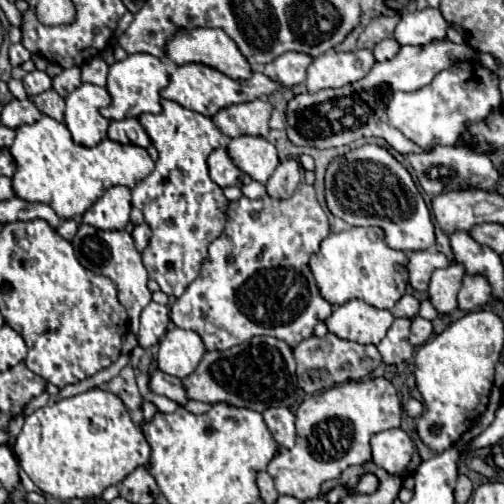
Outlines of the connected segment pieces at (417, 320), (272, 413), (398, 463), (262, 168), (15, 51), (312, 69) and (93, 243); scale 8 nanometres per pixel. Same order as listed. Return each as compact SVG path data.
M414 317L412 319L412 331L410 331L410 343L420 347L424 345L424 341L428 341L432 335L432 321L422 319L422 317Z
M272 407L262 413L270 433L278 441L280 447L292 447L296 441L296 427L294 427L294 413L286 407Z
M386 429L372 435L370 447L372 447L372 461L382 469L386 469L388 473L396 475L406 471L414 451L412 439L402 429Z
M252 135L234 137L228 143L228 155L238 169L242 169L254 181L260 183L266 183L268 177L278 167L276 147L268 143L264 137L252 137Z
M20 43L10 45L10 63L14 67L20 65L20 63L24 63L24 61L28 61L28 59L30 59L30 53L24 49L24 45L20 45Z
M356 49L350 53L338 53L328 51L312 61L308 67L306 85L308 91L320 91L320 89L336 89L350 85L358 79L362 79L374 65L374 57L366 49Z
M82 223L76 237L74 237L74 241L72 241L72 245L74 245L78 261L86 269L90 269L96 275L104 275L104 277L108 277L116 283L118 299L128 311L130 331L138 333L138 317L140 317L142 309L150 303L152 293L146 287L148 271L142 265L142 257L136 251L134 239L130 237L130 233L126 233L126 231L100 231L100 229L94 229L94 227Z

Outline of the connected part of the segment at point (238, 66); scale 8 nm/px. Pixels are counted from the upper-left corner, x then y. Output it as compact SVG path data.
M182 29L176 33L176 37L168 43L168 59L176 65L186 63L204 63L208 67L214 67L222 73L226 73L232 79L248 79L254 73L254 67L248 63L248 59L240 53L238 45L222 31L222 29Z

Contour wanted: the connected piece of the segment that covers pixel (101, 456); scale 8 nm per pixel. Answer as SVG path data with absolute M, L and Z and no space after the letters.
M90 389L28 415L14 443L14 453L20 467L46 495L90 499L100 497L104 489L122 483L136 467L146 465L152 449L114 393Z

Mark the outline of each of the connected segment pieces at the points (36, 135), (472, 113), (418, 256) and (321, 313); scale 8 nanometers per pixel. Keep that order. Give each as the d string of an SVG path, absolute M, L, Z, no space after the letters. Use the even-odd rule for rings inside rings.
M46 115L32 125L16 129L10 153L18 165L12 177L14 193L24 201L50 205L62 219L80 219L104 189L114 185L134 189L154 169L154 161L144 147L120 145L112 139L100 141L96 147L76 145L66 125Z
M468 61L468 65L454 65L438 73L424 89L404 93L398 91L388 103L388 123L398 129L406 139L422 149L434 143L452 145L464 133L464 123L484 119L492 109L500 109L500 91L494 71Z
M426 249L426 251L414 251L408 255L408 273L410 273L410 285L416 291L428 291L430 277L434 269L448 267L448 259L438 253L436 249Z
M304 181L296 187L294 195L288 197L288 199L274 199L274 197L270 197L270 195L264 195L264 197L254 199L254 201L250 201L250 199L246 199L246 197L240 197L240 199L236 199L236 201L230 201L230 203L228 203L228 209L226 209L226 225L224 225L224 231L222 231L220 237L216 237L216 239L208 245L208 257L202 261L200 275L186 287L184 295L178 297L178 299L174 299L172 305L170 305L170 319L172 319L172 323L174 323L176 327L180 327L180 329L192 329L192 331L196 331L196 333L202 337L202 341L204 341L204 345L206 345L208 351L224 351L224 349L230 349L230 347L234 347L234 345L240 345L240 343L244 343L244 341L248 341L248 339L252 339L252 337L256 337L256 335L272 335L272 337L278 337L278 339L286 341L286 343L294 349L300 341L304 341L304 339L308 339L308 337L312 335L312 329L314 329L316 323L324 321L324 319L328 317L328 313L332 313L332 305L320 295L320 289L318 289L318 285L316 285L316 281L314 281L314 277L312 277L312 271L308 269L308 259L310 259L310 255L314 255L314 253L320 249L320 243L322 243L328 235L330 235L328 217L326 217L326 213L322 211L320 203L316 201L314 187L308 185L308 183L304 183Z

